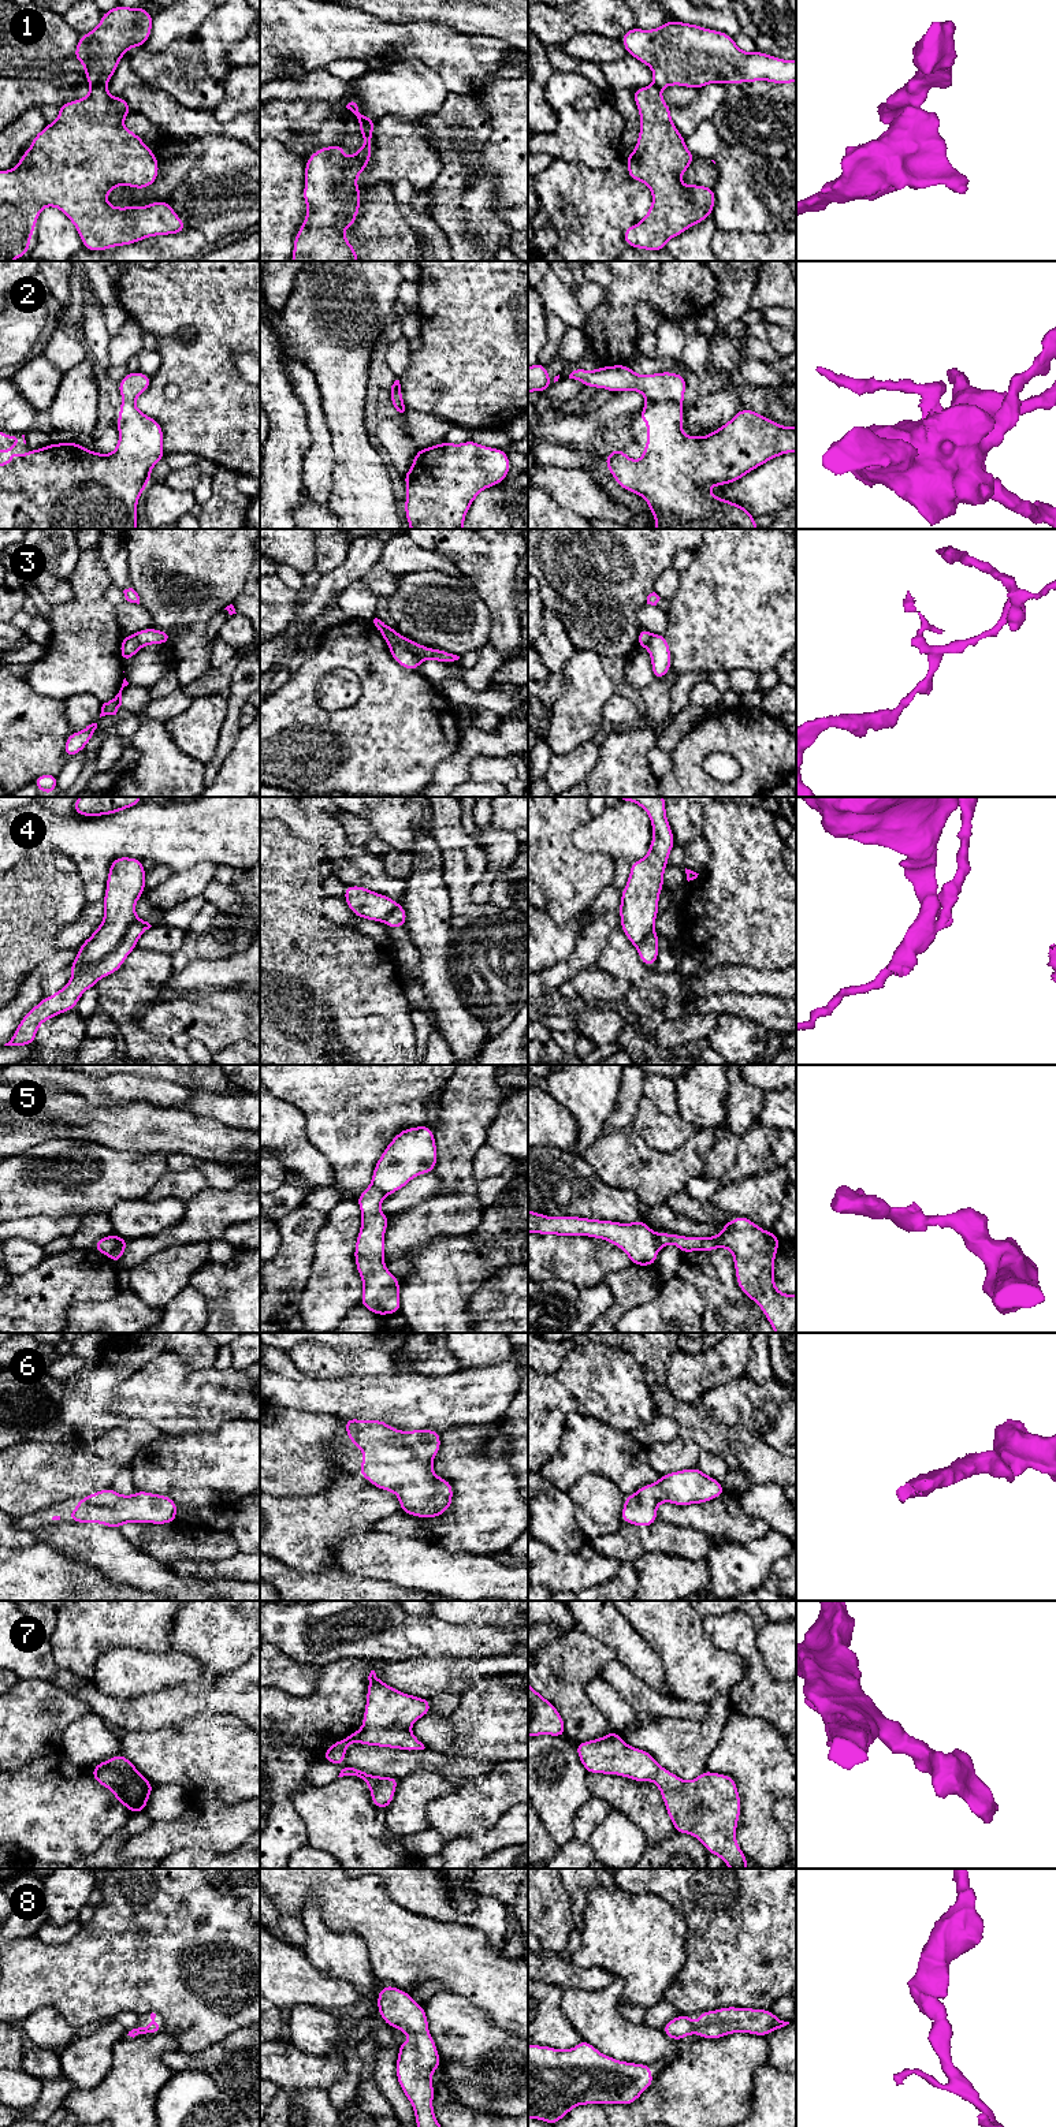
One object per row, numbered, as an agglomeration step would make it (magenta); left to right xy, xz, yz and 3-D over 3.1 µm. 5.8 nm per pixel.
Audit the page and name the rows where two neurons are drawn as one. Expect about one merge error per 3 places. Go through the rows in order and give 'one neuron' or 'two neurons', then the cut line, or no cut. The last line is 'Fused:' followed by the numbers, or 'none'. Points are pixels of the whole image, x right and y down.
1: two neurons; cut xy (106, 84), (90, 86)
2: two neurons; cut yz (647, 401), (676, 401), (680, 405)
3: two neurons; cut xz (389, 645), (404, 645), (420, 660)
4: two neurons; cut xy (136, 916), (122, 939), (103, 958), (73, 978)
5: two neurons; cut xy (112, 1233), (114, 1247), (108, 1255)
6: one neuron; cut none
7: two neurons; cut xy (93, 1769), (111, 1772), (134, 1795), (138, 1795), (145, 1788)
8: one neuron; cut none
Fused: 1, 2, 3, 4, 5, 7

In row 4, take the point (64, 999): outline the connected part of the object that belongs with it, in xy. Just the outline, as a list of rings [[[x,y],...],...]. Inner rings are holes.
[[[135,917],[120,943],[104,958],[93,964],[83,973],[74,976],[68,983],[51,997],[44,997],[21,1020],[11,1040],[4,1046],[27,1046],[36,1042],[38,1027],[47,1020],[75,1009],[82,994],[96,983],[109,975],[114,975],[123,964],[126,957],[137,947],[140,936],[152,925],[140,917]]]

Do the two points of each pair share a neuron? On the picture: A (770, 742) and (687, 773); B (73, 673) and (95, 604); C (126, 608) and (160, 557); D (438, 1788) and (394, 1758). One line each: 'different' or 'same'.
A: same
B: same
C: different
D: different

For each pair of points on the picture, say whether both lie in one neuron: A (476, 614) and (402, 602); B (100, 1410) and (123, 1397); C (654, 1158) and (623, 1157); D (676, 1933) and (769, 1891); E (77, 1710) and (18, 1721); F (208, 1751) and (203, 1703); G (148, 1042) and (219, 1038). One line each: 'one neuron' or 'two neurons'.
A: one neuron
B: two neurons
C: one neuron
D: two neurons
E: one neuron
F: two neurons
G: two neurons

